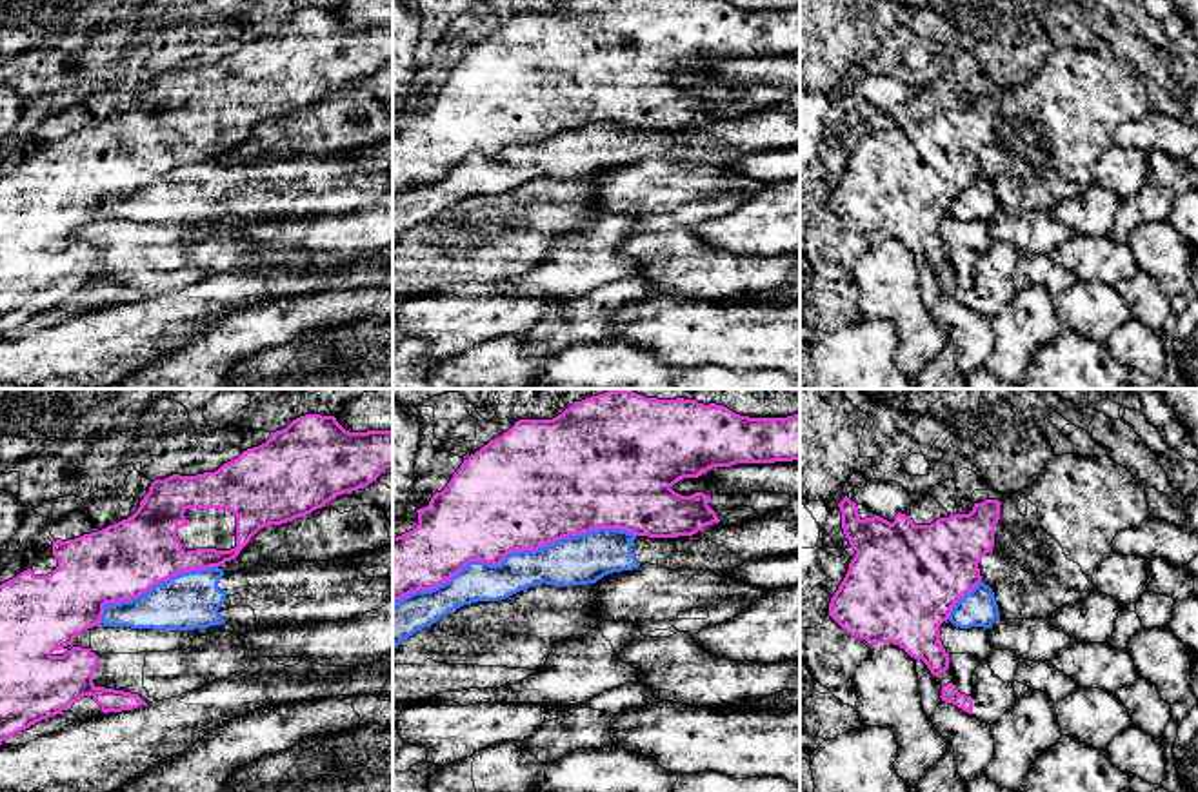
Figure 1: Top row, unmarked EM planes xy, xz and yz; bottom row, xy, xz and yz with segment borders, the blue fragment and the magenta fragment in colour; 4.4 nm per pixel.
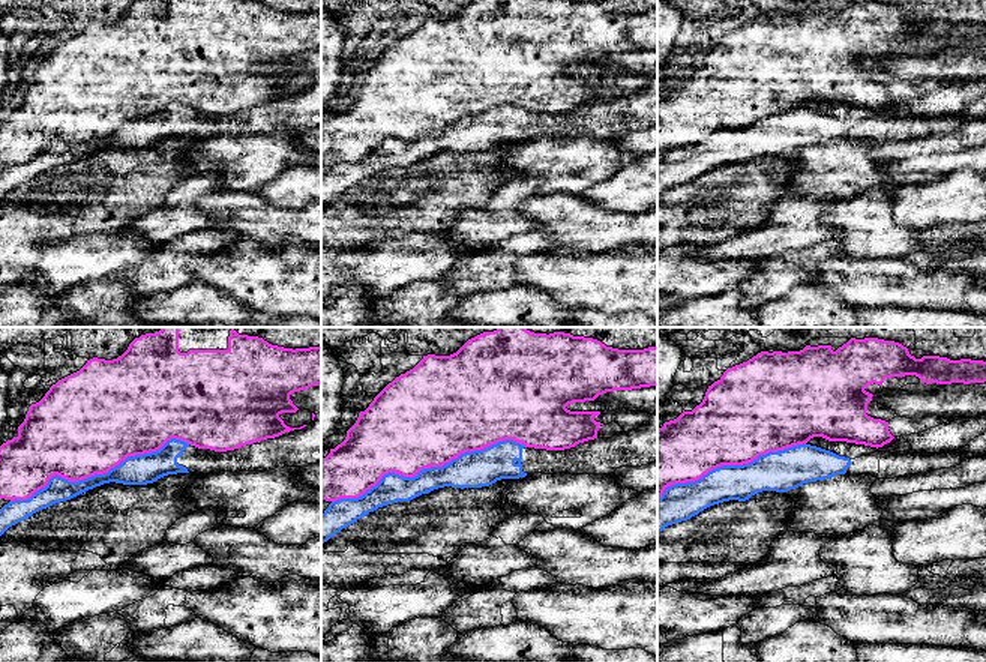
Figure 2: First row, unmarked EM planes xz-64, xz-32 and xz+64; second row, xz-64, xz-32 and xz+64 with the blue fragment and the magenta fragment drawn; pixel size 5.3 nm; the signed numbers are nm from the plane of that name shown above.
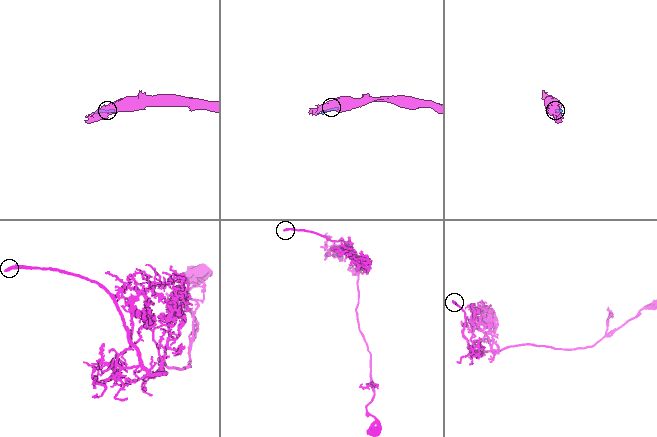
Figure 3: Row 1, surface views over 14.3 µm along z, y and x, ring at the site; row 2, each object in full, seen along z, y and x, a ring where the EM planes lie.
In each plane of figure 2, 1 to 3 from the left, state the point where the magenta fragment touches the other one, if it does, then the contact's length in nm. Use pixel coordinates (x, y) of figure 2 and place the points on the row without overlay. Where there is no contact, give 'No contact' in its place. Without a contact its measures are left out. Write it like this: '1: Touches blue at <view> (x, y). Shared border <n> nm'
1: Touches blue at xz-64 (98, 138). Shared border 1000 nm
2: Touches blue at xz-32 (428, 132). Shared border 1100 nm
3: Touches blue at xz+64 (730, 129). Shared border 850 nm

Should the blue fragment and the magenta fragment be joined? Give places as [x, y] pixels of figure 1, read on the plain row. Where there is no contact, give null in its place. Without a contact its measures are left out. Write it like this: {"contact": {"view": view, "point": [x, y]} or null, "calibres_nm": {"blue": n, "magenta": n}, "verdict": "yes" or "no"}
{"contact": {"view": "xz", "point": [515, 146]}, "calibres_nm": {"blue": 220, "magenta": 480}, "verdict": "no"}

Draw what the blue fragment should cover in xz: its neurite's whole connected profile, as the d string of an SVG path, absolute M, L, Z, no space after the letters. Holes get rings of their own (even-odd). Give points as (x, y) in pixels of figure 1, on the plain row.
M800 85L782 104L740 118L713 116L693 129L649 131L598 122L538 144L511 145L500 158L469 154L449 174L393 196L393 243L414 225L476 194L505 193L534 178L589 178L651 156L669 163L725 163L800 144Z

